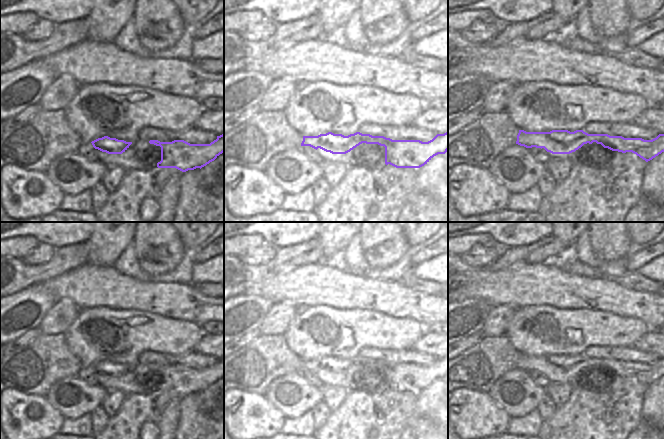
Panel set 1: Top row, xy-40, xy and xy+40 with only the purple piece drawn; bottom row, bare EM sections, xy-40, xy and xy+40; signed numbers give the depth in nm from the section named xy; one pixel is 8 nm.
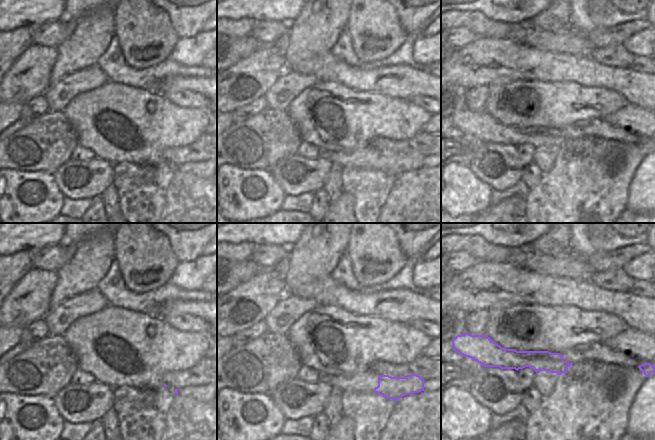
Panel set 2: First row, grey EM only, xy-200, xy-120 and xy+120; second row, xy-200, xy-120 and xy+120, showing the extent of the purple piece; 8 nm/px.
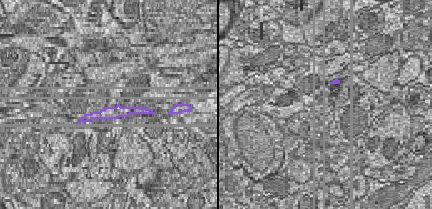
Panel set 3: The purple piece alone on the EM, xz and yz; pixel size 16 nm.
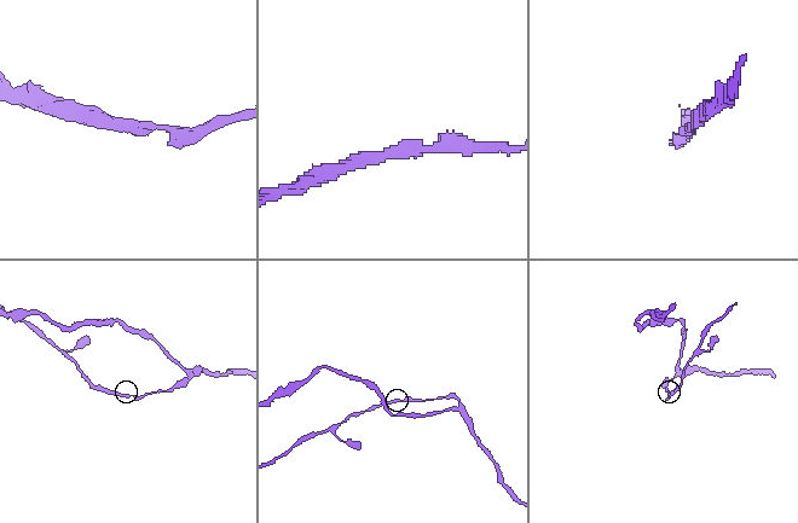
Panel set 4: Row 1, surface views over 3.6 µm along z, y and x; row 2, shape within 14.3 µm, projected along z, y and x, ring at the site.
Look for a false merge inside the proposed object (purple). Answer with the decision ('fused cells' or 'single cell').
single cell

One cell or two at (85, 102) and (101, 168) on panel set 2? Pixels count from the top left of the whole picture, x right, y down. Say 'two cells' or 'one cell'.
two cells

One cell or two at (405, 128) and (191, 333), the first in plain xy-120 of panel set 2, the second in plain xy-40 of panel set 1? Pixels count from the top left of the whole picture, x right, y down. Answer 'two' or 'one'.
one

